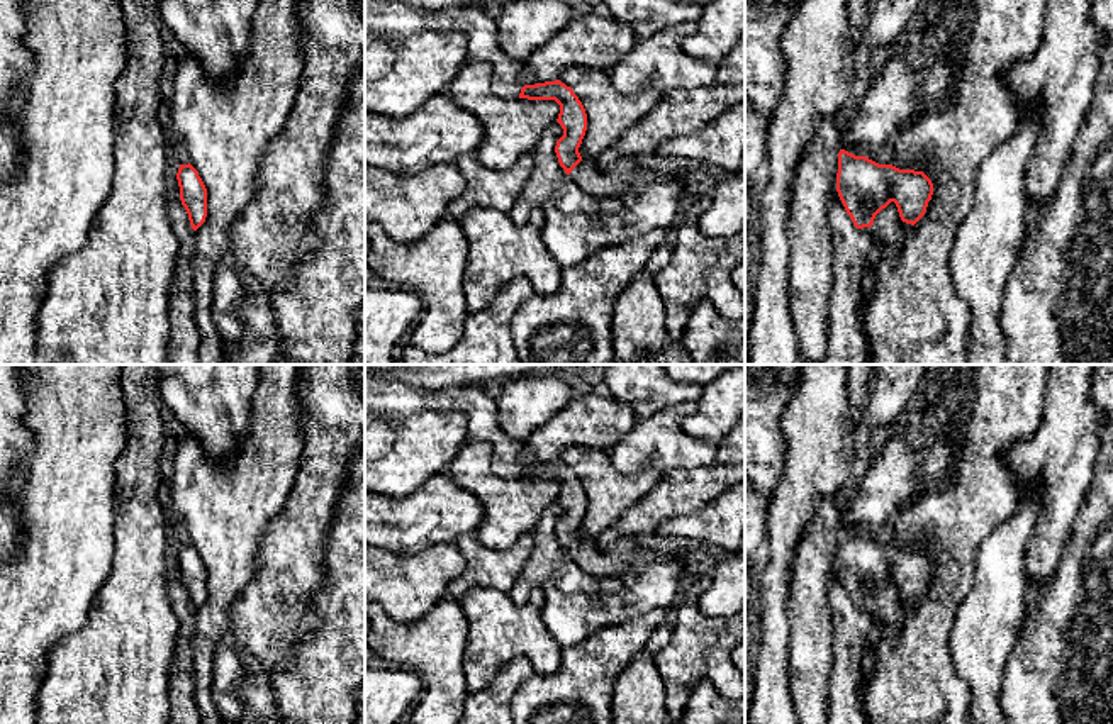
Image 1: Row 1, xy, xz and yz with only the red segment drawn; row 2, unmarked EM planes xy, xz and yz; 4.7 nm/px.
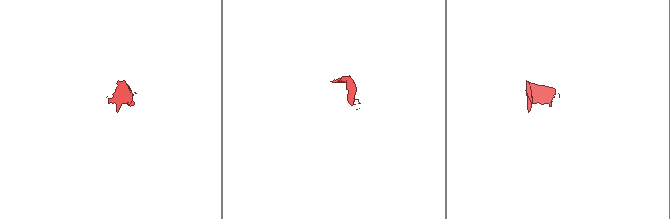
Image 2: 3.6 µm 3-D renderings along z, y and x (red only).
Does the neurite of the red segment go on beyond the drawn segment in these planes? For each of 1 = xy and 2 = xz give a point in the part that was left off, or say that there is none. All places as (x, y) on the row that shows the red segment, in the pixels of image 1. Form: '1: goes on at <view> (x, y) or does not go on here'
1: does not go on here
2: goes on at xz (392, 17)

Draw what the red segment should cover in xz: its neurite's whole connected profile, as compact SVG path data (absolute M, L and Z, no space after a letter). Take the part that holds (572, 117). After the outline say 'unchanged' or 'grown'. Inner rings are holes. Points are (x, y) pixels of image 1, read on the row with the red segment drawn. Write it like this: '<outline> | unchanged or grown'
M365 0L365 36L412 36L422 31L463 32L468 37L468 58L492 66L492 92L502 98L555 100L560 105L556 122L563 136L555 153L565 173L584 190L599 197L623 195L641 161L624 158L616 166L601 170L579 153L587 131L587 114L570 86L560 80L523 85L523 63L511 59L497 42L495 20L478 5L445 10L416 8L399 0Z | grown

